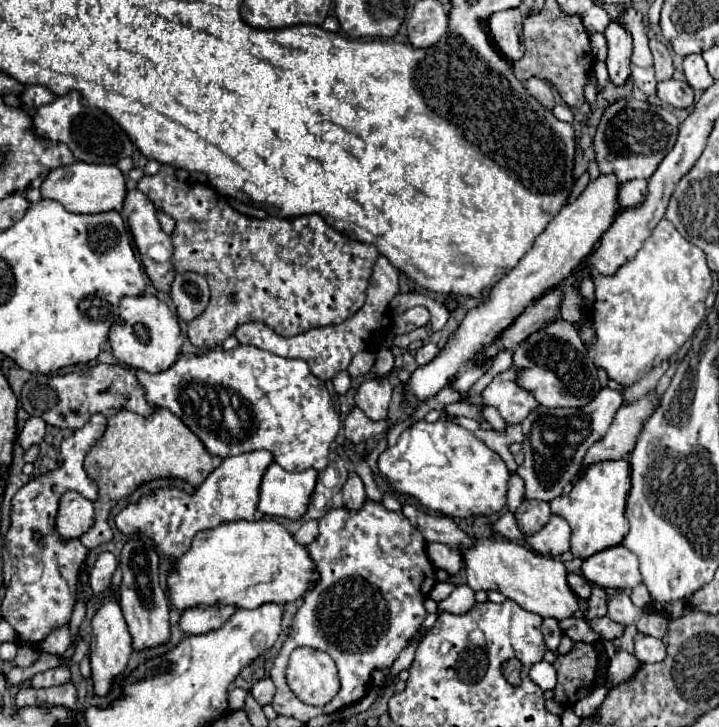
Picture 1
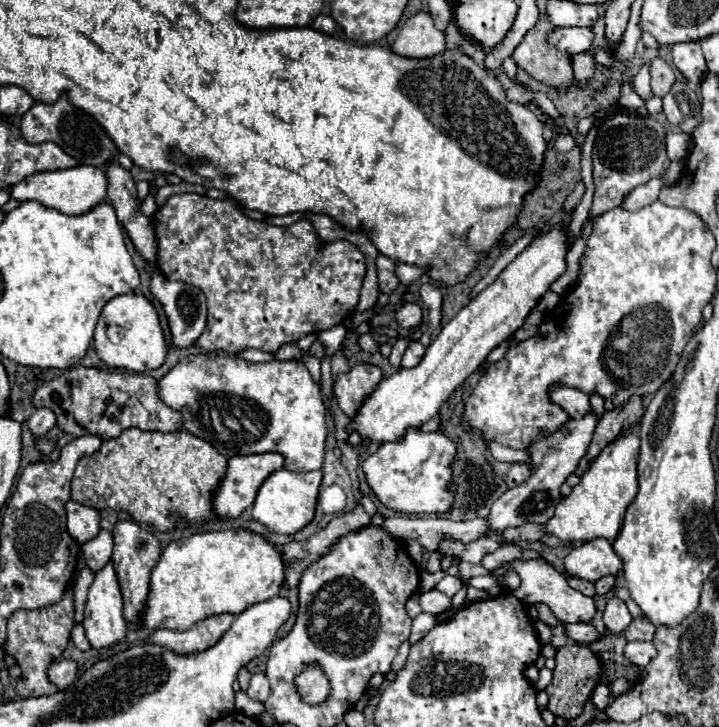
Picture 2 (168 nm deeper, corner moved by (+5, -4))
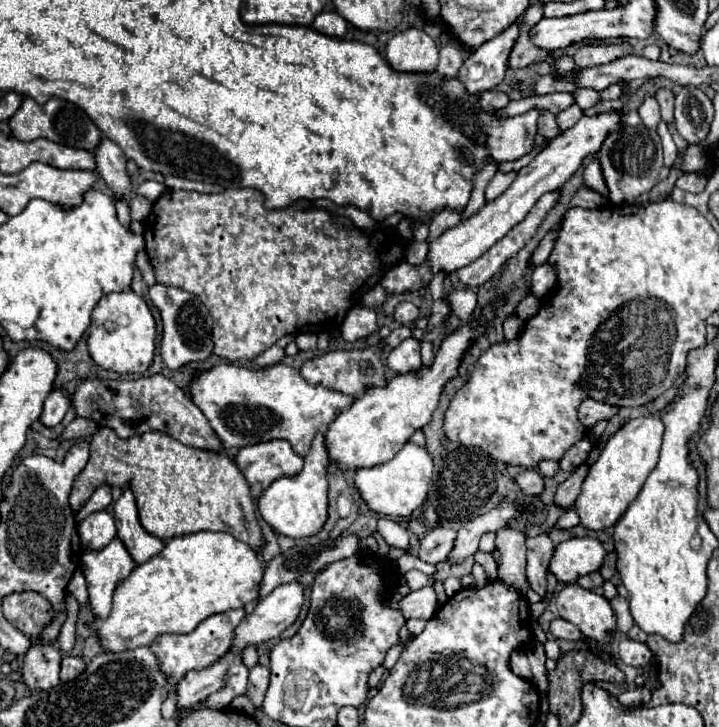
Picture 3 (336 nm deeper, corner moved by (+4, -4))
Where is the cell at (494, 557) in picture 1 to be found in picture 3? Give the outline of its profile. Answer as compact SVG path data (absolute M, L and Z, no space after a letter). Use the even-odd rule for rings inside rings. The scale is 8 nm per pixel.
M577 583L563 585L555 593L555 605L565 621L577 625L595 641L609 641L615 633L615 615L609 601Z

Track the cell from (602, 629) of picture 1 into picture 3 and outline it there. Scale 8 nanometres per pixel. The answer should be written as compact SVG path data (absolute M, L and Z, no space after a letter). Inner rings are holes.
M565 619L551 621L551 633L553 633L553 637L567 639L567 641L581 641L581 639L585 639L585 635L573 623L569 623Z

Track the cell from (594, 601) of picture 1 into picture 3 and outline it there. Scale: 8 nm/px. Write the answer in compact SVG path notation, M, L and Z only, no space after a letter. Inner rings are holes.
M613 551L607 553L607 559L603 561L603 567L599 569L599 573L603 575L605 581L609 581L613 577L613 573L615 573L615 553Z

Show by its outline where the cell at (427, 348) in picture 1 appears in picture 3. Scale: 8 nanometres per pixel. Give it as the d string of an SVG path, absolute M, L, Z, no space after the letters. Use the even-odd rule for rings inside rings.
M405 339L399 347L391 351L387 357L387 365L397 373L409 373L421 367L421 355L419 355L419 341L417 339Z

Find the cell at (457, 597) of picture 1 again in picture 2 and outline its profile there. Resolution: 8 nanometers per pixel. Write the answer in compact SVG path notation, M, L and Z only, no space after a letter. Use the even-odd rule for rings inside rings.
M430 589L430 591L422 591L420 593L420 607L426 613L432 615L440 615L444 611L450 609L450 597L446 597L444 593L440 593L438 589Z

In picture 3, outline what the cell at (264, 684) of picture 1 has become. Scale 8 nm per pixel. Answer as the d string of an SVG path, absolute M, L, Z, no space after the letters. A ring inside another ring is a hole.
M255 665L249 671L249 683L247 683L247 693L245 693L255 707L261 707L267 687L269 687L269 669L263 665Z

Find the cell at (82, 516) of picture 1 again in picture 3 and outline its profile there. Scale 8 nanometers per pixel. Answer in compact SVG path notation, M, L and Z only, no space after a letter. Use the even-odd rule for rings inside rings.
M105 485L105 487L99 487L91 499L75 513L75 519L77 523L81 523L85 517L89 517L91 513L97 513L97 511L105 511L107 507L111 505L111 489Z

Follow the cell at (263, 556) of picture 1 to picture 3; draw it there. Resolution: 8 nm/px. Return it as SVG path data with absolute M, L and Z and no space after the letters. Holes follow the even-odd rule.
M199 531L191 535L181 535L165 541L161 553L149 561L137 565L131 575L117 587L113 595L113 611L101 621L93 619L91 627L97 629L101 645L107 651L125 651L151 645L161 633L191 633L201 621L215 613L225 613L231 609L249 607L259 601L259 585L265 573L265 565L259 563L259 555L247 543L235 539L229 533Z

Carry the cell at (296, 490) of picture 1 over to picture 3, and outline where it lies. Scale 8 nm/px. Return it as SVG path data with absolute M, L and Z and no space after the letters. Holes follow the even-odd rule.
M319 433L313 439L311 453L305 457L305 467L293 477L275 479L259 497L259 513L273 527L273 531L299 539L311 537L323 527L327 519L327 467L329 453L325 445L325 435Z

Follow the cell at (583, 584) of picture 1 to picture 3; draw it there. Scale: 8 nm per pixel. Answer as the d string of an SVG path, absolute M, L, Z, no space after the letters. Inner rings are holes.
M595 571L595 573L591 573L591 575L581 577L581 579L577 581L577 585L581 585L583 589L597 589L597 587L603 585L603 577Z

